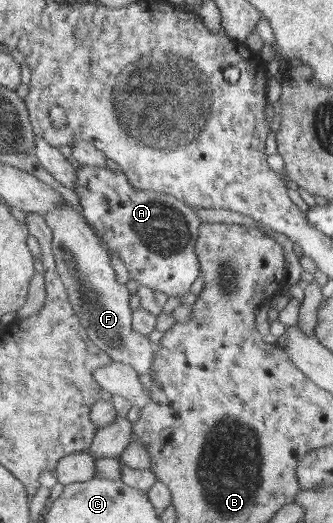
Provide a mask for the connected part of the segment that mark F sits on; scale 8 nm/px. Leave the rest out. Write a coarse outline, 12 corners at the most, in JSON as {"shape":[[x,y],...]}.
{"shape":[[47,212],[59,275],[112,360],[150,374],[155,346],[131,327],[129,289],[86,217]]}

